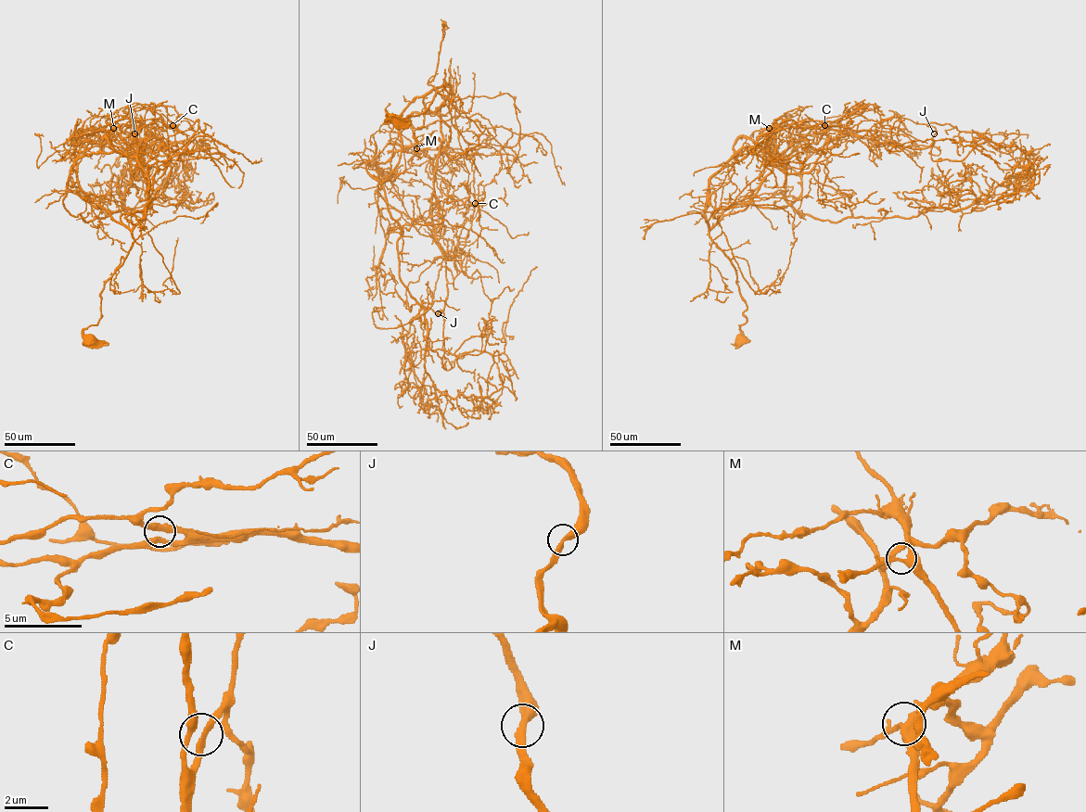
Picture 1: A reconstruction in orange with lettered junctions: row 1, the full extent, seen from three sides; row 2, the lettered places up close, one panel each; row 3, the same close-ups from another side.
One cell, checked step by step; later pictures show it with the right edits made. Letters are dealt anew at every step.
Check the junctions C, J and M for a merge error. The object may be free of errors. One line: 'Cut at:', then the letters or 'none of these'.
Cut at: none of these

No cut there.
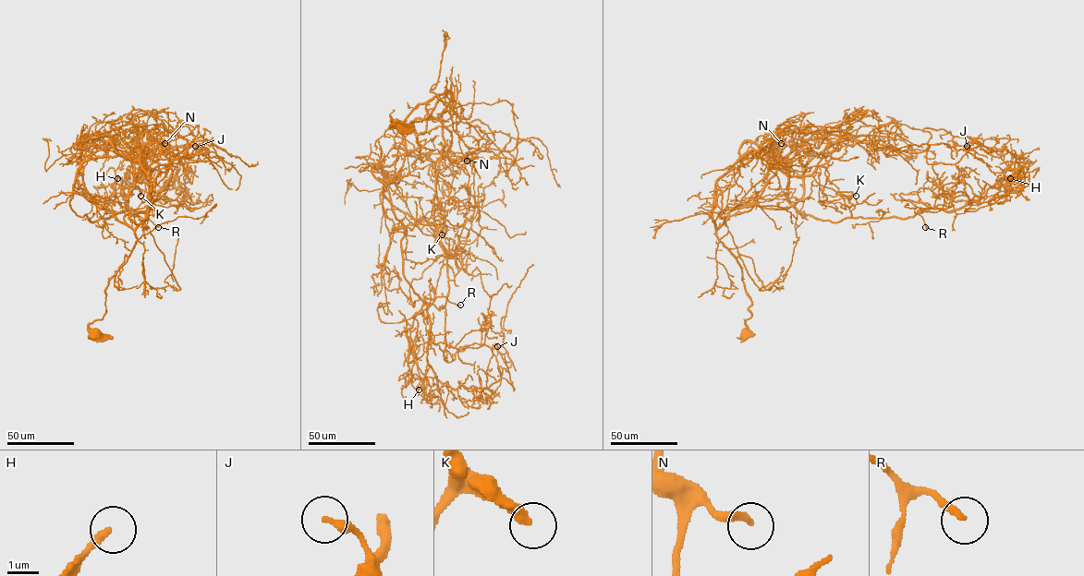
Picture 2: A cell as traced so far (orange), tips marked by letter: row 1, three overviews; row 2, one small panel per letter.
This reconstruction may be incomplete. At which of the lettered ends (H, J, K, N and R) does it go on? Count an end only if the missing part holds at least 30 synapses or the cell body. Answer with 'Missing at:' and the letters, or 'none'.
Missing at: K

